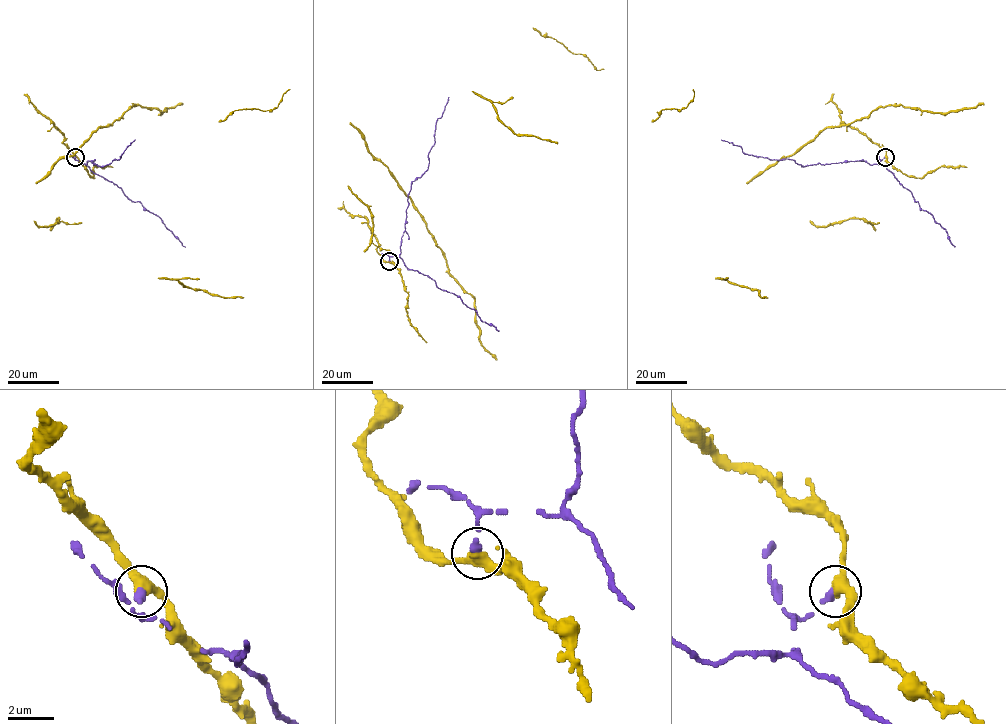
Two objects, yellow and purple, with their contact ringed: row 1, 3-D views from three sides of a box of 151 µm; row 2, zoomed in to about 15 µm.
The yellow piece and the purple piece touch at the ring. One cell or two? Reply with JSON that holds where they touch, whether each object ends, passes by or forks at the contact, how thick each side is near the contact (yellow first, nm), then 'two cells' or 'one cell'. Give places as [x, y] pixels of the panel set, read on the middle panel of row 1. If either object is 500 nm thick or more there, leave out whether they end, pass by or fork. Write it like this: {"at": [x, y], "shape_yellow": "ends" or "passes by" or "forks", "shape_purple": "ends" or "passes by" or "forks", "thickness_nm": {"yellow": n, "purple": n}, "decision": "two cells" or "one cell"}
{"at": [389, 261], "shape_yellow": "passes by", "shape_purple": "ends", "thickness_nm": {"yellow": 400, "purple": 320}, "decision": "two cells"}

